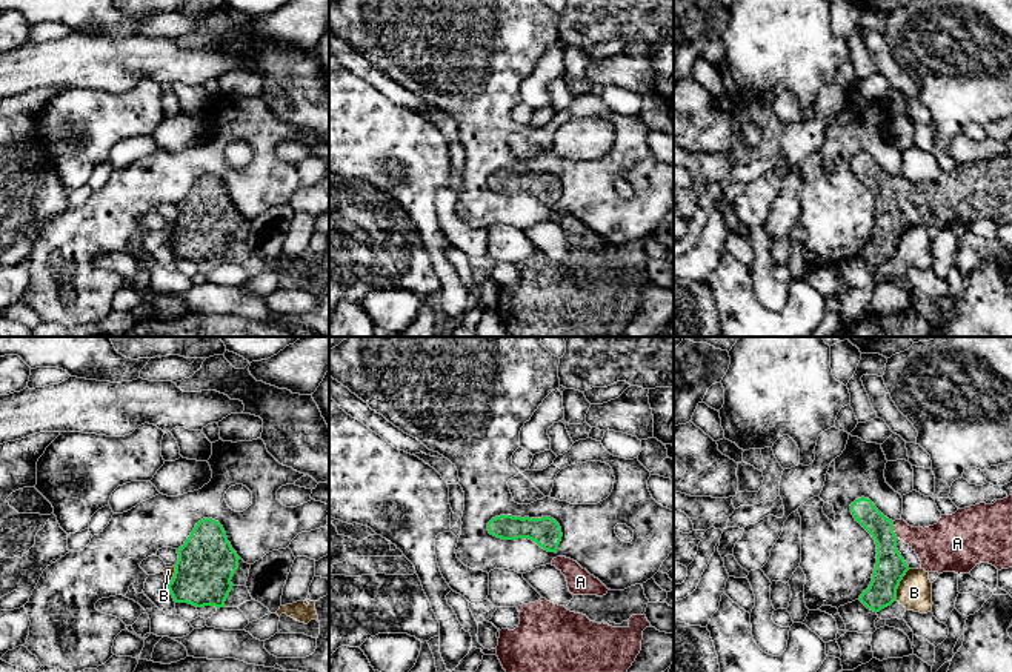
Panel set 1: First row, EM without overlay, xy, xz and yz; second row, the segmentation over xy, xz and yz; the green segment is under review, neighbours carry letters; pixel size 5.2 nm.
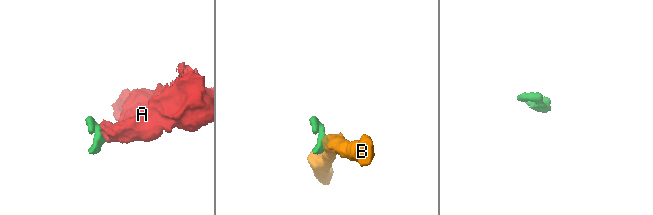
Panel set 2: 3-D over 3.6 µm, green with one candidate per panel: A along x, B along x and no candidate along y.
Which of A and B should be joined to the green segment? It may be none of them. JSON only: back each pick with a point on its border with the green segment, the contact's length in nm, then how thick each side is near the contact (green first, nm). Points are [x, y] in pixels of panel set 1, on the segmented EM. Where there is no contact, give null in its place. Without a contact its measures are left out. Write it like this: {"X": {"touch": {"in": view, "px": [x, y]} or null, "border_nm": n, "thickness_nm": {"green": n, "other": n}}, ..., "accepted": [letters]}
{"A": {"touch": {"in": "yz", "px": [892, 529]}, "border_nm": 90, "thickness_nm": {"green": 160, "other": 220}}, "accepted": ["A"]}

